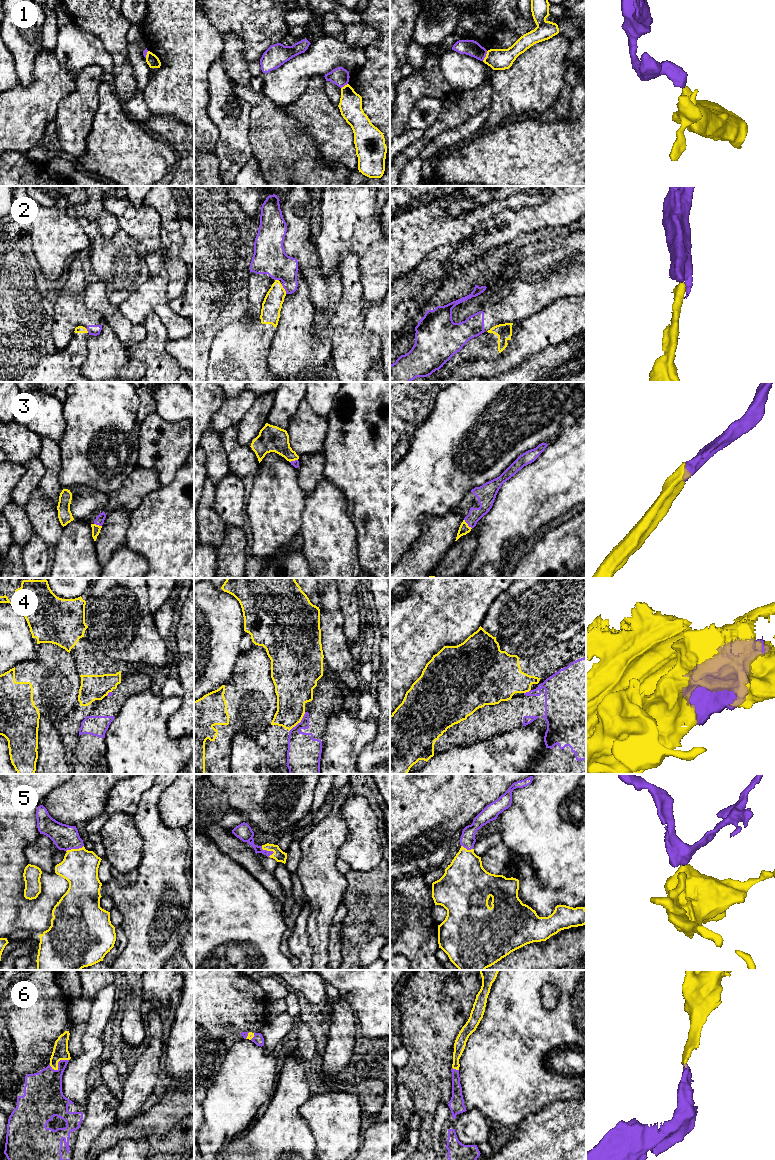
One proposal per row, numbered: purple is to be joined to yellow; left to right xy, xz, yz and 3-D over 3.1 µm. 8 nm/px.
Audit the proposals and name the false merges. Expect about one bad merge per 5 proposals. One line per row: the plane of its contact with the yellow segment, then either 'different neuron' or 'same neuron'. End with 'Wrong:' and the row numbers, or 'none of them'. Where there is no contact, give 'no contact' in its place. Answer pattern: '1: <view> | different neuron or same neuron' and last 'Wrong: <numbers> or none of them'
1: yz | different neuron
2: xz | different neuron
3: yz | same neuron
4: xz | different neuron
5: xz | same neuron
6: xy | same neuron
Wrong: 1, 2, 4

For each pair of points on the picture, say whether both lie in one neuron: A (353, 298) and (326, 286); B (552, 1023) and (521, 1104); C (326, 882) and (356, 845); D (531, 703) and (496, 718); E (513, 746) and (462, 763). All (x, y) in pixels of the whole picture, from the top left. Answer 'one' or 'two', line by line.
A: two
B: one
C: two
D: one
E: one

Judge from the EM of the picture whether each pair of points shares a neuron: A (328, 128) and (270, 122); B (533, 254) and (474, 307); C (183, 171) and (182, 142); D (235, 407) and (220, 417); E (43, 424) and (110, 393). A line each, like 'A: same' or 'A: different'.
A: different
B: different
C: same
D: same
E: different

